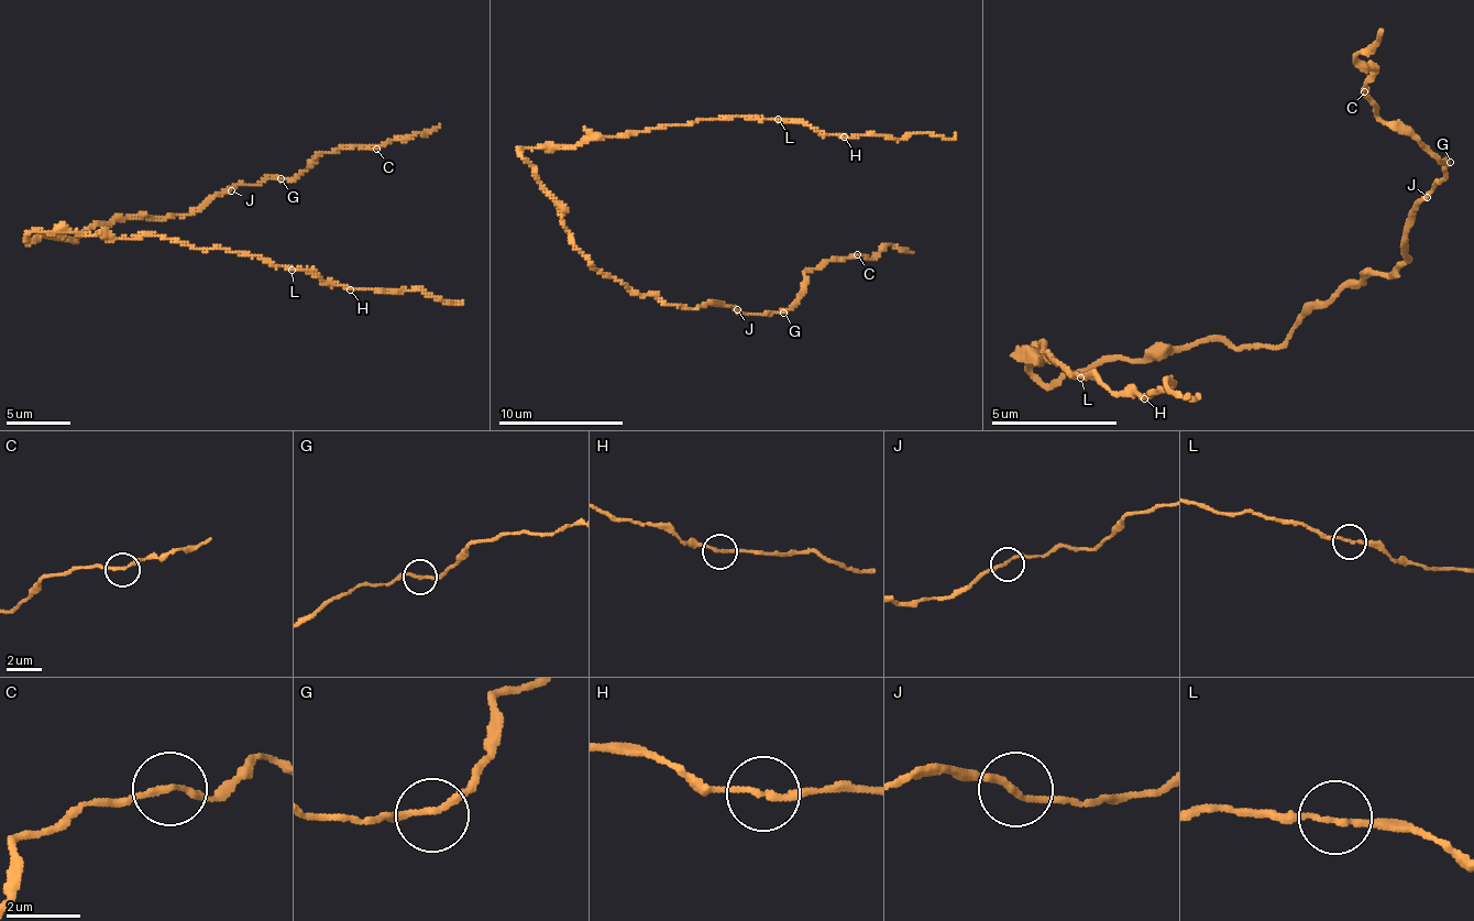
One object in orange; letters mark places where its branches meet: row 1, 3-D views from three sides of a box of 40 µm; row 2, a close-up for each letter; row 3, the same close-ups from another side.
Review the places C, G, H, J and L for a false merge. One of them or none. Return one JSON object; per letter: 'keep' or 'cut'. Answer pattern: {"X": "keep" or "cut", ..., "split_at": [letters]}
{"C": "keep", "G": "keep", "H": "keep", "J": "keep", "L": "keep", "split_at": []}

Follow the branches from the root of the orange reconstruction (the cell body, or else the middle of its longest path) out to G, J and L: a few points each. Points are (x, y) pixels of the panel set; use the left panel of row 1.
G: (50, 238), (61, 232), (78, 239), (86, 231), (127, 215), (190, 215), (239, 185), (281, 178)
J: (50, 238), (61, 232), (78, 239), (86, 231), (127, 215), (190, 215), (231, 190)
L: (50, 238), (28, 239), (35, 231), (85, 232), (103, 239), (164, 236), (197, 249), (261, 255), (292, 270)

